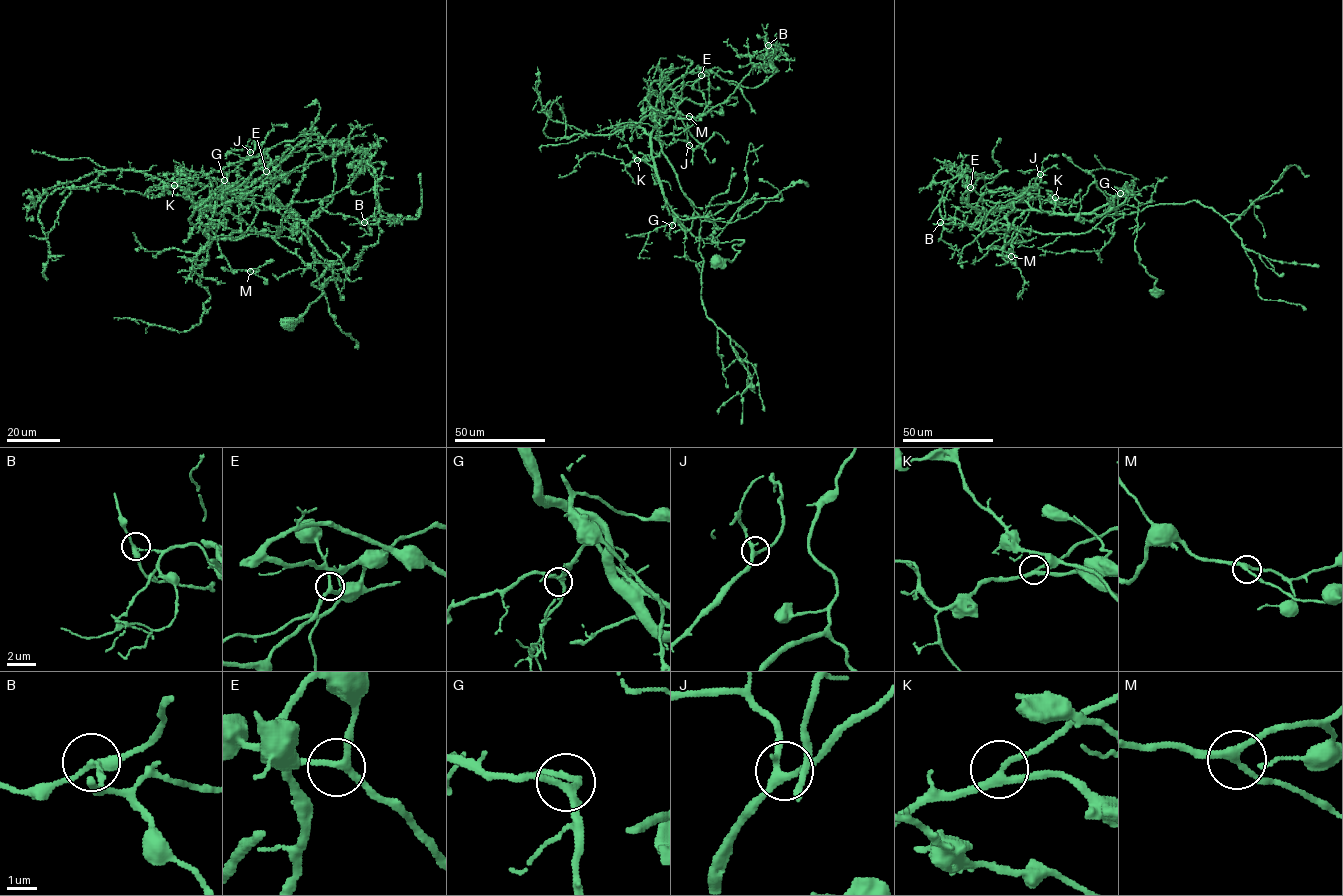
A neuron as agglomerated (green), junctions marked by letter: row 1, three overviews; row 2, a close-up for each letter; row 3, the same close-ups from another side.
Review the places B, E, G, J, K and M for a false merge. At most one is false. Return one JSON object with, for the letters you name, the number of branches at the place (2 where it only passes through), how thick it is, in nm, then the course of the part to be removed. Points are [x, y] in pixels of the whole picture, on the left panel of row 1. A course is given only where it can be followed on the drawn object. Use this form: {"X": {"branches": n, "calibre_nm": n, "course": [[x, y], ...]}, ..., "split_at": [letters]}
{"B": {"branches": 3, "calibre_nm": 240, "course": [[363, 222], [375, 224], [380, 218], [377, 176], [363, 161], [365, 154], [319, 133], [299, 132]]}, "split_at": ["B"]}

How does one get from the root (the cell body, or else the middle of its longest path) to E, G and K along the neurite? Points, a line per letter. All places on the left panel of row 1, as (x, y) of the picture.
E: (289, 324), (328, 264), (289, 212), (262, 181), (194, 204), (241, 199), (266, 171)
G: (289, 324), (323, 292), (313, 283), (328, 263), (262, 181), (227, 185), (217, 212), (229, 201), (224, 180)
K: (289, 324), (323, 292), (313, 283), (328, 263), (271, 190), (262, 181), (227, 185), (200, 210), (174, 185)

